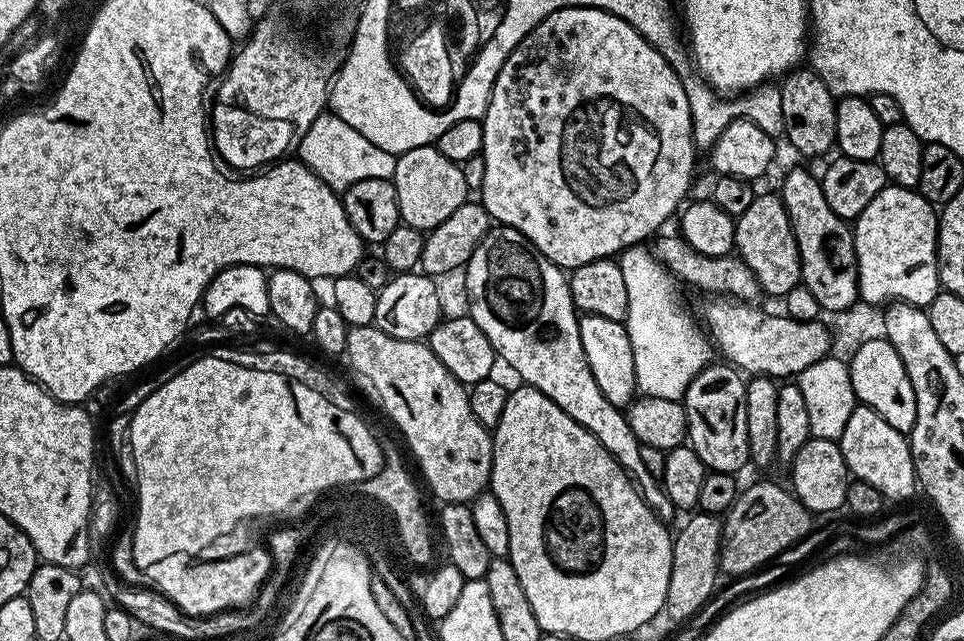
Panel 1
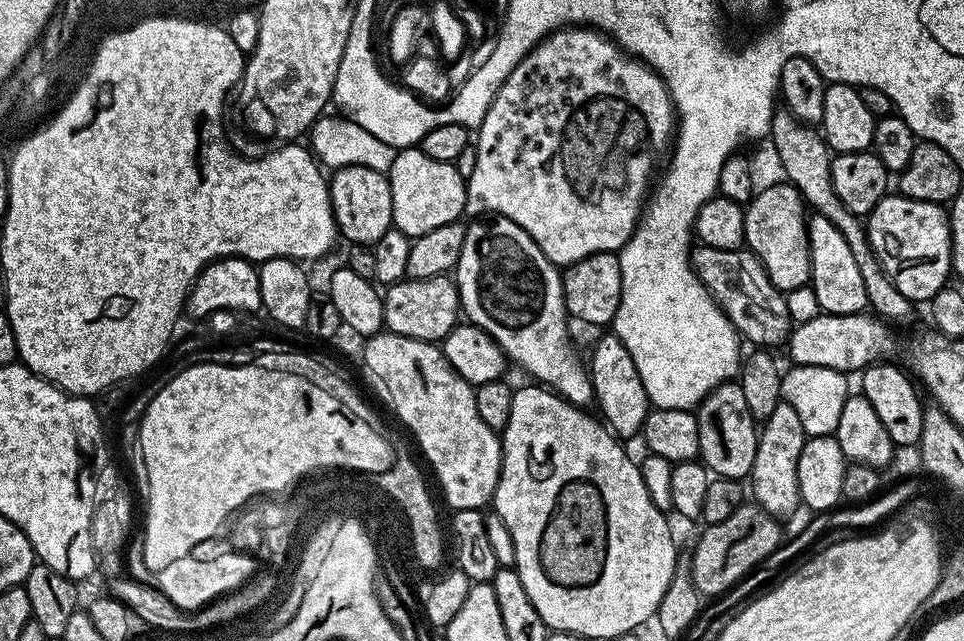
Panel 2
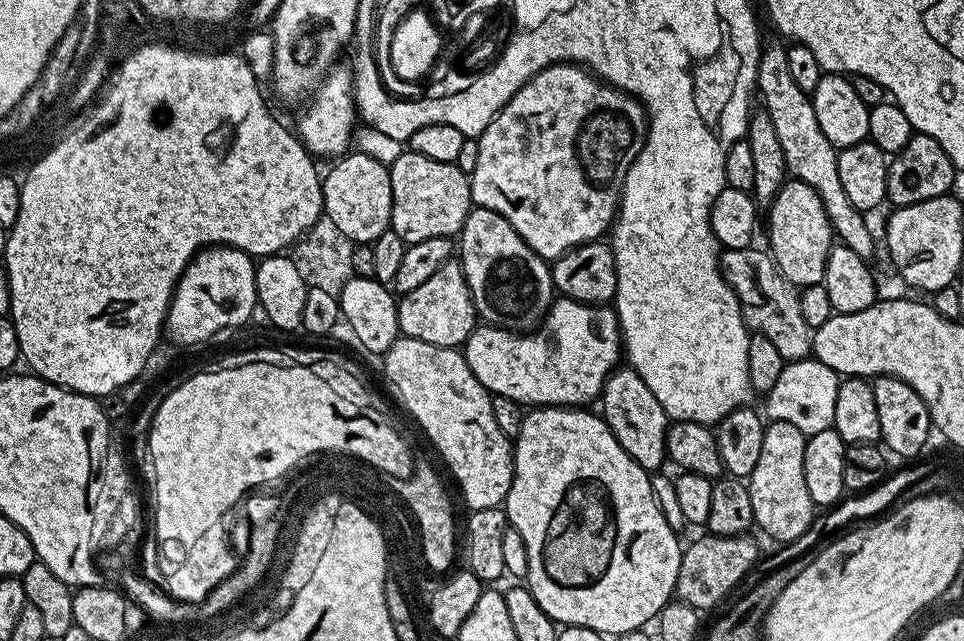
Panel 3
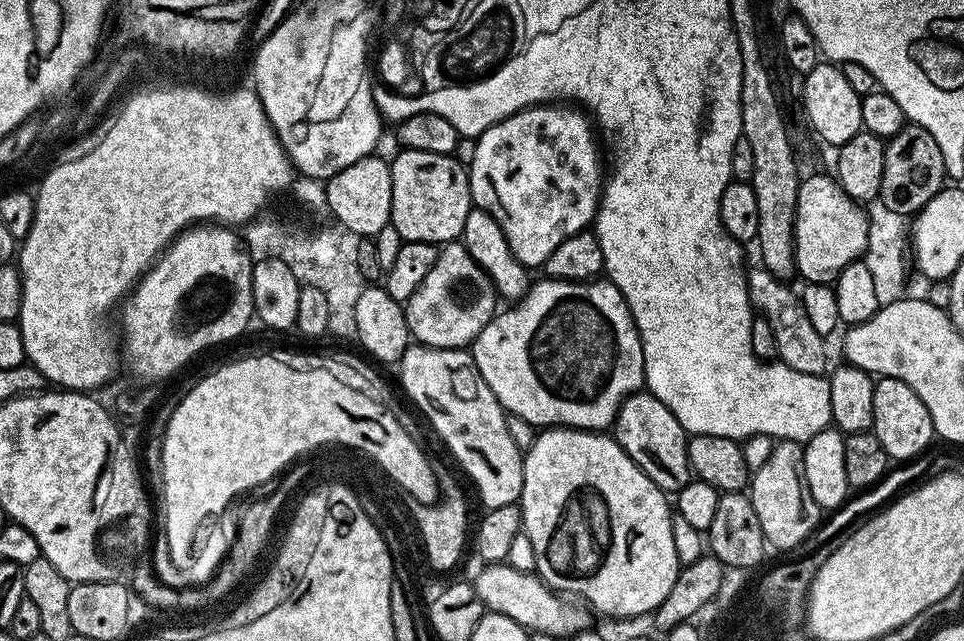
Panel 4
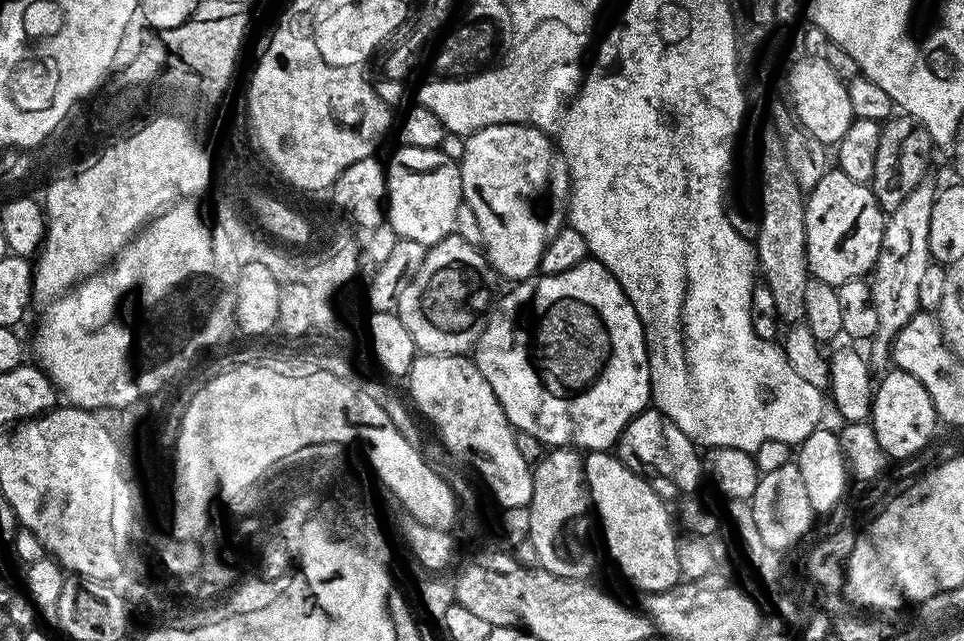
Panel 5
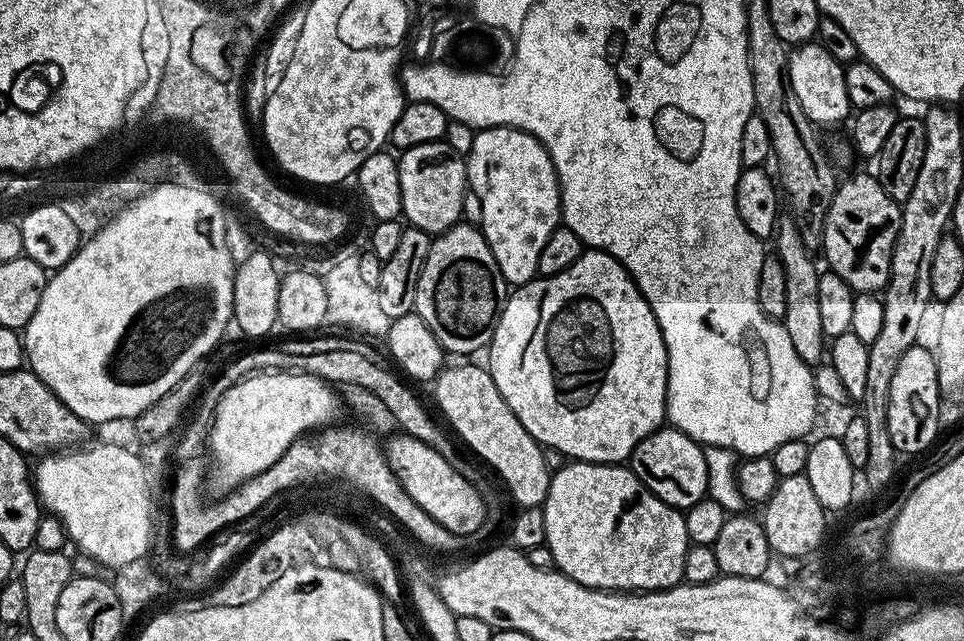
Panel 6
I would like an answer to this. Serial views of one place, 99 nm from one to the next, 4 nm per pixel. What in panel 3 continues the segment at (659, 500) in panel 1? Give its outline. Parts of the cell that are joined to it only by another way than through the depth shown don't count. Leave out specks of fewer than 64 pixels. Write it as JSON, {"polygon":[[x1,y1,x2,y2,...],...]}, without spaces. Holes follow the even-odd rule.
{"polygon":[[473,207,468,213,458,236,458,262,477,315,495,327,533,329,554,299,549,263,527,246,506,218,489,208]]}

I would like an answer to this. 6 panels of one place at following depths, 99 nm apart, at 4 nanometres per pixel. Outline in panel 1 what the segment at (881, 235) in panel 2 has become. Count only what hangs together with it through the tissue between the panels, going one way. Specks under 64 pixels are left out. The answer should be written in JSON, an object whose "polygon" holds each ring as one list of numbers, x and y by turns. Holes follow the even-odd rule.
{"polygon":[[889,183,870,201,870,206,854,221,856,237,856,272,860,275,859,299,879,306,889,302,903,302,926,306,934,302,940,293,940,275,936,265,936,234,938,231,938,212,928,199,915,188,899,188]]}

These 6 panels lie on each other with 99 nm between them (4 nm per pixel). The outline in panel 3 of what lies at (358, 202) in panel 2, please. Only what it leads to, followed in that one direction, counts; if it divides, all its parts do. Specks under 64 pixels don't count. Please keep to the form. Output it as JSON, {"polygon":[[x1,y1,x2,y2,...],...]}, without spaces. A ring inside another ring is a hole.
{"polygon":[[359,150,349,151,333,164,336,165,328,173,325,171,322,176,323,215,328,216,330,222,334,222,334,226,338,226,342,234,346,234,346,238,350,238,356,244,371,244,383,232,389,231,392,222,392,174,389,165]]}

